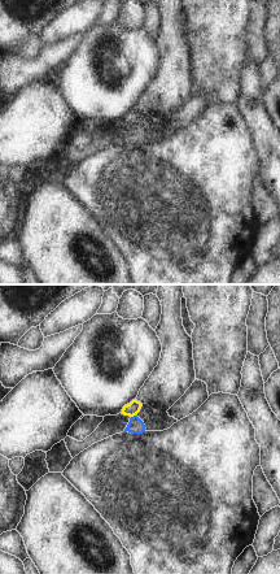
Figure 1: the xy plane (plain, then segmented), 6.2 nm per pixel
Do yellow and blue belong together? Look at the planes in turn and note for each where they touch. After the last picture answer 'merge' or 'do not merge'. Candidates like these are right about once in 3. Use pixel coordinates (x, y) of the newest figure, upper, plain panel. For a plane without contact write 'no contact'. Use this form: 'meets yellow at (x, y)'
meets yellow at (132, 125)

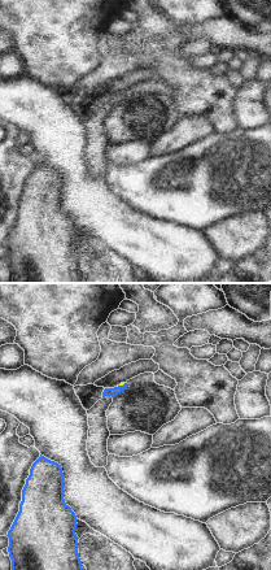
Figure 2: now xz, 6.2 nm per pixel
meets yellow at (121, 94)

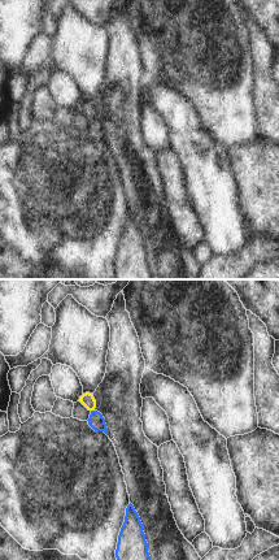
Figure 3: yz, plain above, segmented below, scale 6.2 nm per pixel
meets yellow at (92, 118)

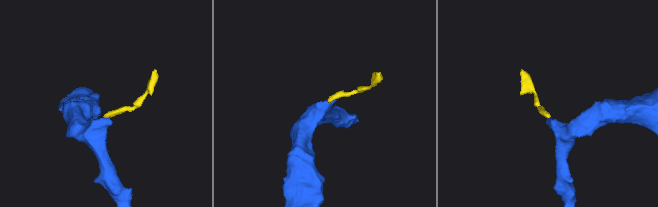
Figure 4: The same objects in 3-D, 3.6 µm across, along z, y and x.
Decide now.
do not merge

